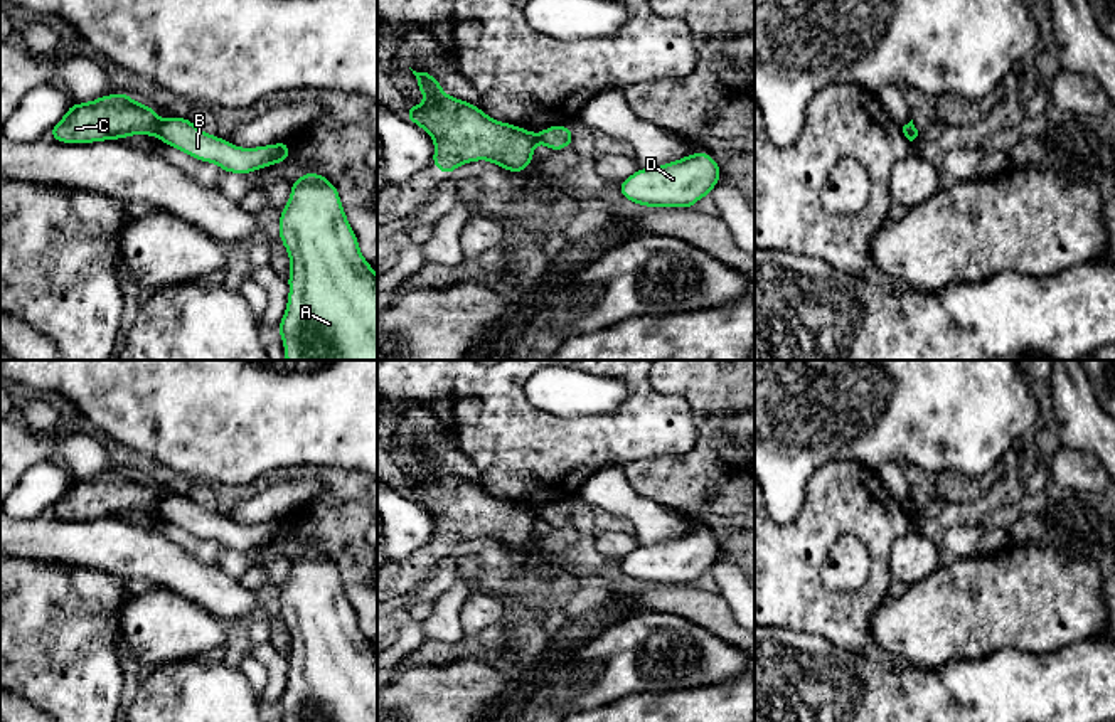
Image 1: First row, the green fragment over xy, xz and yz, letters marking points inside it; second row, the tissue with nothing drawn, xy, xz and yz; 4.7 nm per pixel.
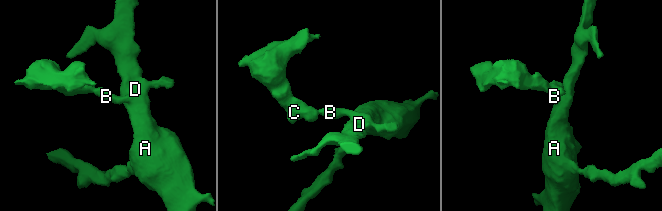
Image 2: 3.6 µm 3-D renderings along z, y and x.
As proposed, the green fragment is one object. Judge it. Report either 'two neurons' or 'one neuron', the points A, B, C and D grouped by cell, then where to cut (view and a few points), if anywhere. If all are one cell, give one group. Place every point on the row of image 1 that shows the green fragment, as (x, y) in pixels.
two neurons; groups A B D / C; cut xy (160, 122), (154, 132)

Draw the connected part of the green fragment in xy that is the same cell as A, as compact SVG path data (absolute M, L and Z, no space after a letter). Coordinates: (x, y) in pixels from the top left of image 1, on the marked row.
M303 173L291 183L291 195L280 214L280 239L291 261L288 305L278 326L286 360L377 360L377 276L360 254L337 187L323 175Z

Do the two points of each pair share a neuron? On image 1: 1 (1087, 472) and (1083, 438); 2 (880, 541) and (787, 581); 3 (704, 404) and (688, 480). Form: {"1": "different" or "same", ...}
{"1": "different", "2": "same", "3": "same"}

